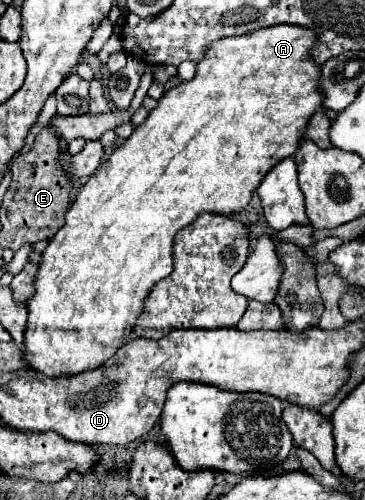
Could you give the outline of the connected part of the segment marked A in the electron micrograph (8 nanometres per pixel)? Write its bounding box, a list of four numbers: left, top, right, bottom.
[23,24,325,376]

